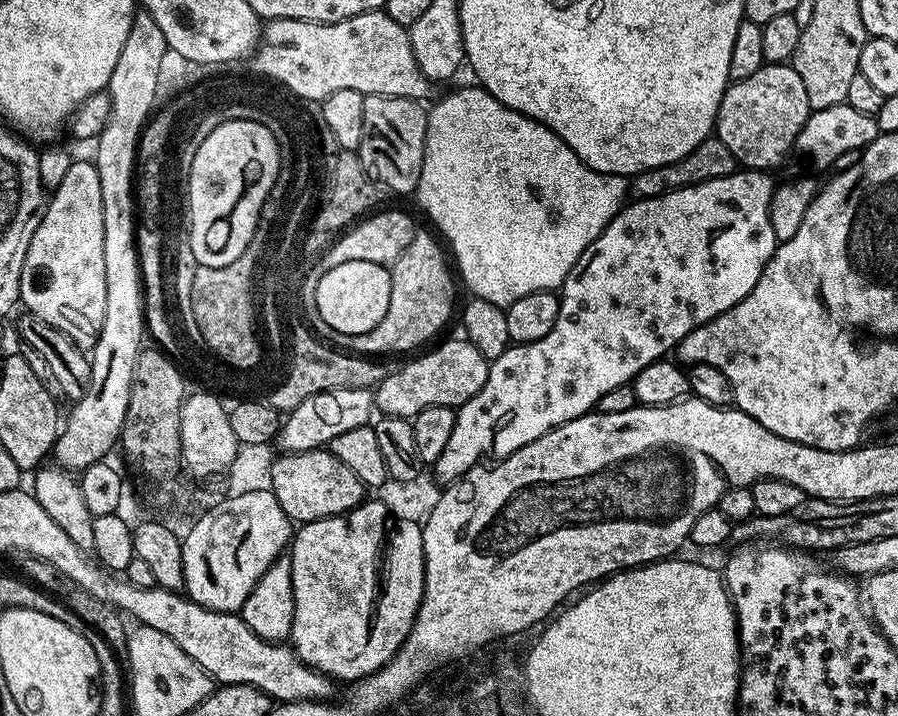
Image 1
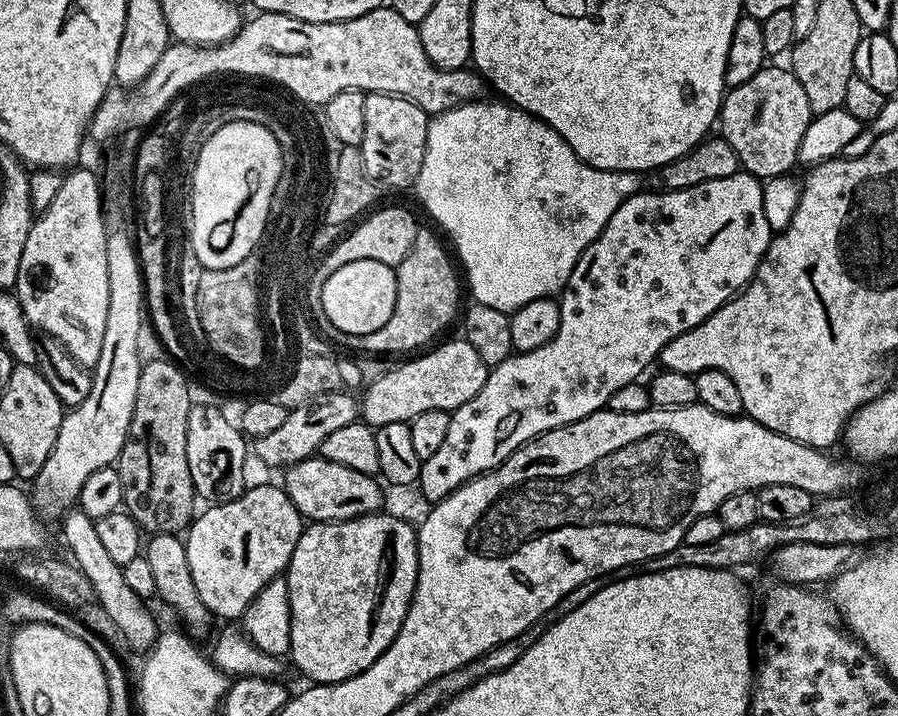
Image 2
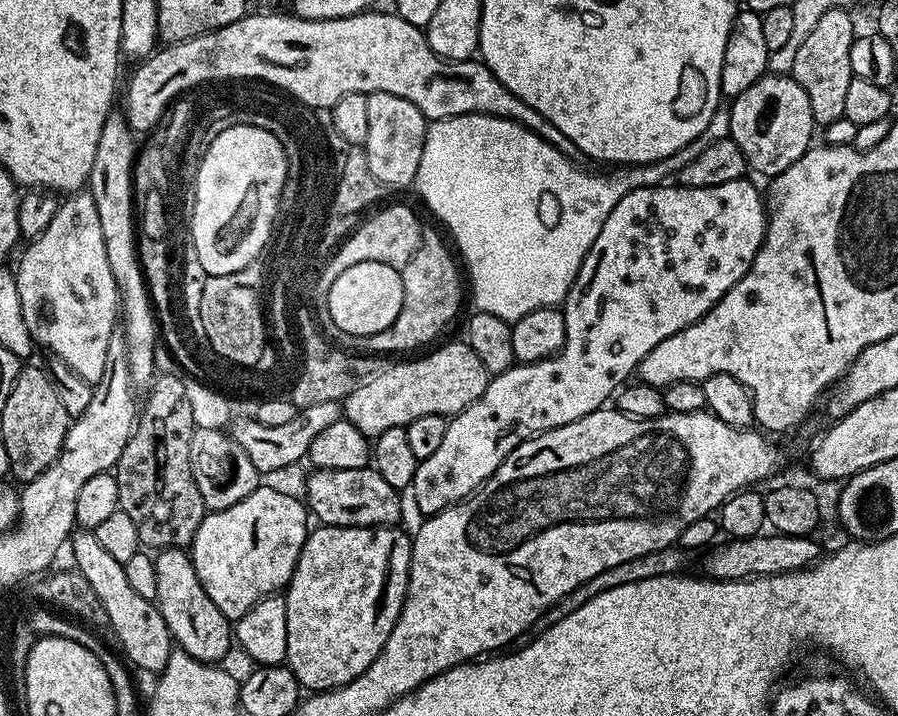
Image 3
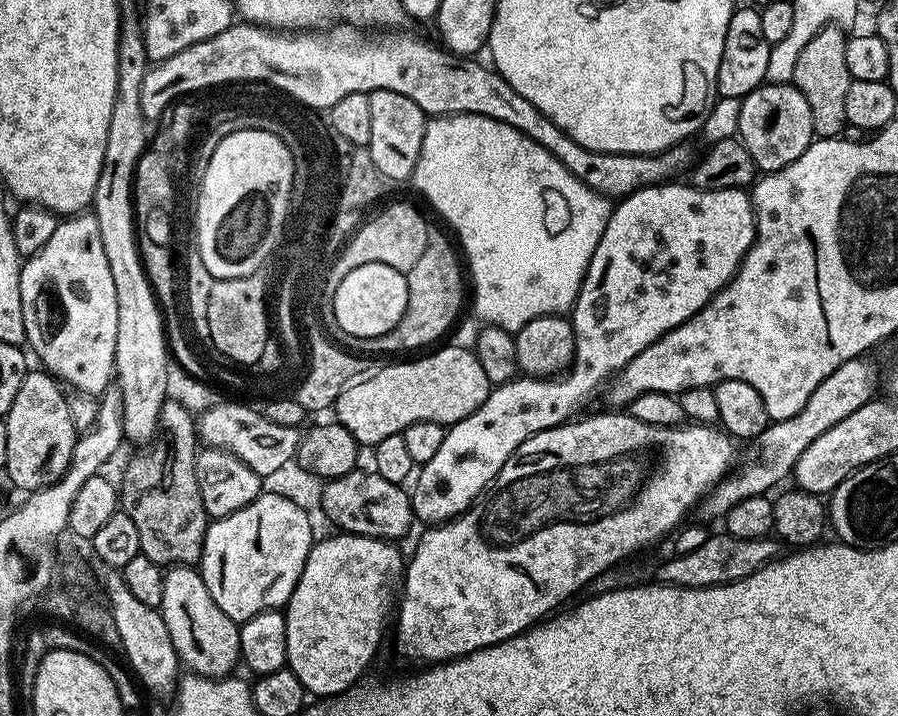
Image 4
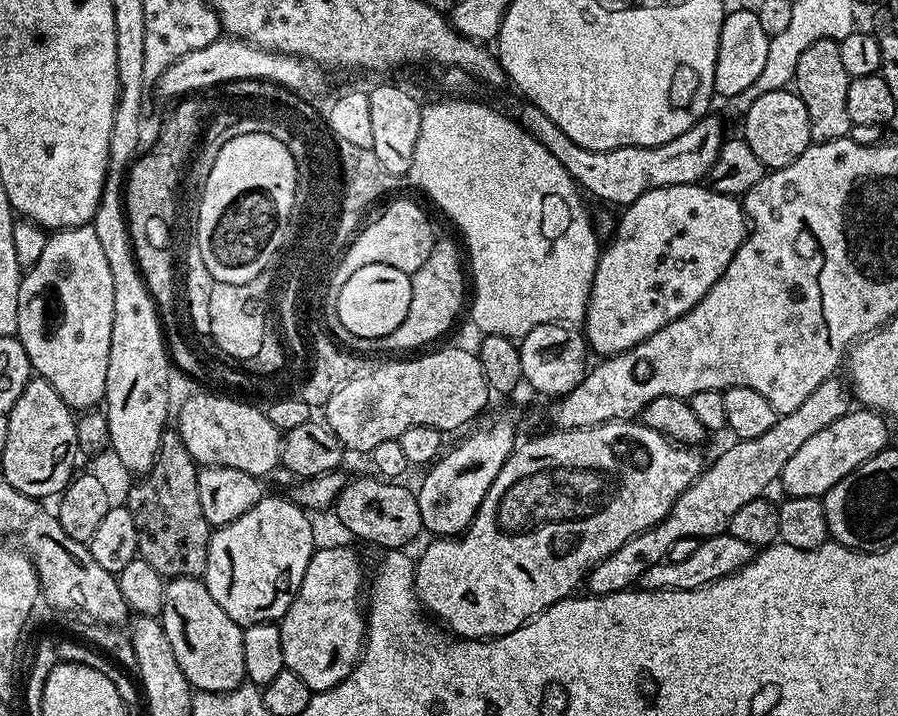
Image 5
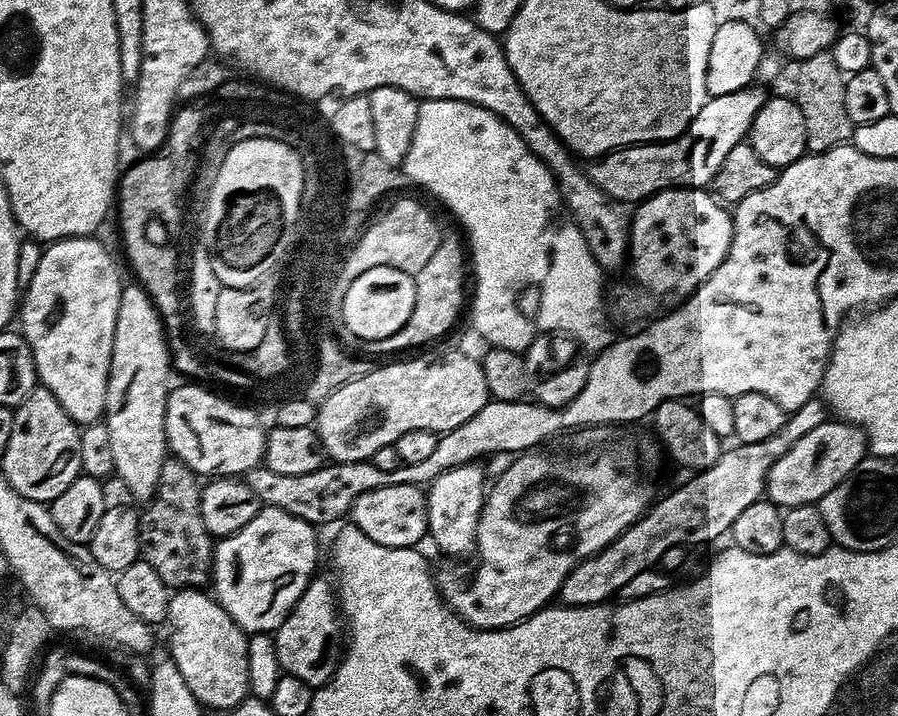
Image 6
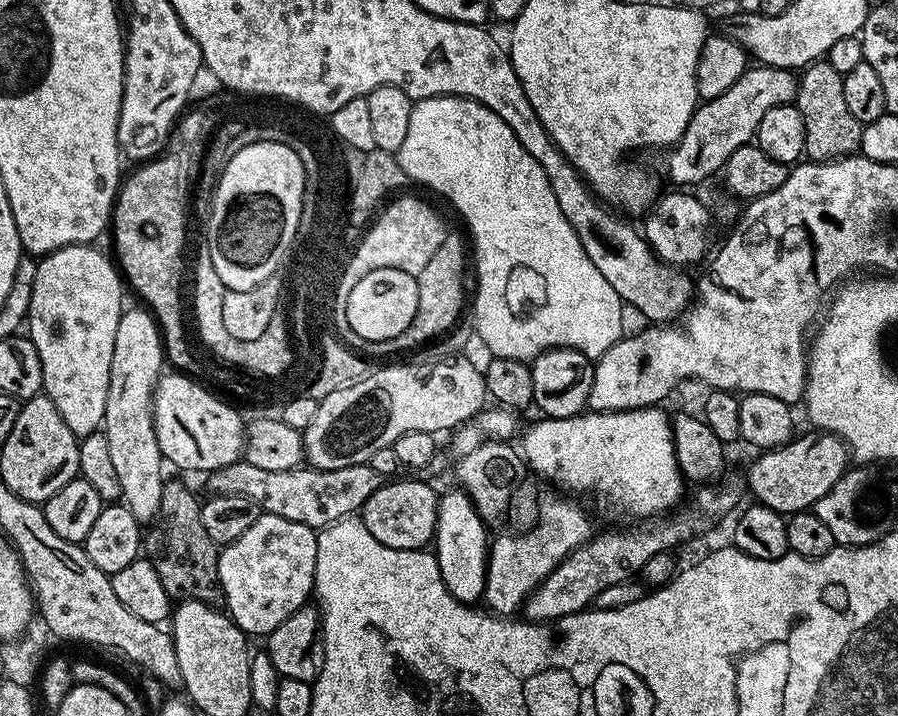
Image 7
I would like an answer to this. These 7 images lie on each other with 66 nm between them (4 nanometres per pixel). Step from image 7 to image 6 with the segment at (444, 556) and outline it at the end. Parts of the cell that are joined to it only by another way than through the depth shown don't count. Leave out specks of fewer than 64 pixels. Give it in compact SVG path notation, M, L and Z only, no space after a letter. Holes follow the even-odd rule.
M473 462L454 466L438 474L426 488L428 502L427 535L448 556L469 556L476 550L476 531L480 511L484 508L486 480L480 464Z

